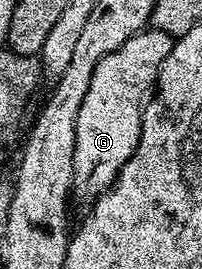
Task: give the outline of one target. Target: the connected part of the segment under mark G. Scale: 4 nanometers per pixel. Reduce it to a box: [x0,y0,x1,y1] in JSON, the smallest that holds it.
[74,28,173,195]

